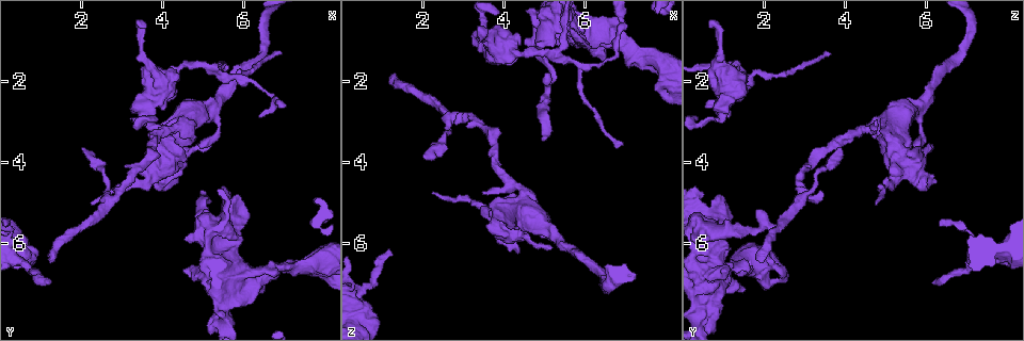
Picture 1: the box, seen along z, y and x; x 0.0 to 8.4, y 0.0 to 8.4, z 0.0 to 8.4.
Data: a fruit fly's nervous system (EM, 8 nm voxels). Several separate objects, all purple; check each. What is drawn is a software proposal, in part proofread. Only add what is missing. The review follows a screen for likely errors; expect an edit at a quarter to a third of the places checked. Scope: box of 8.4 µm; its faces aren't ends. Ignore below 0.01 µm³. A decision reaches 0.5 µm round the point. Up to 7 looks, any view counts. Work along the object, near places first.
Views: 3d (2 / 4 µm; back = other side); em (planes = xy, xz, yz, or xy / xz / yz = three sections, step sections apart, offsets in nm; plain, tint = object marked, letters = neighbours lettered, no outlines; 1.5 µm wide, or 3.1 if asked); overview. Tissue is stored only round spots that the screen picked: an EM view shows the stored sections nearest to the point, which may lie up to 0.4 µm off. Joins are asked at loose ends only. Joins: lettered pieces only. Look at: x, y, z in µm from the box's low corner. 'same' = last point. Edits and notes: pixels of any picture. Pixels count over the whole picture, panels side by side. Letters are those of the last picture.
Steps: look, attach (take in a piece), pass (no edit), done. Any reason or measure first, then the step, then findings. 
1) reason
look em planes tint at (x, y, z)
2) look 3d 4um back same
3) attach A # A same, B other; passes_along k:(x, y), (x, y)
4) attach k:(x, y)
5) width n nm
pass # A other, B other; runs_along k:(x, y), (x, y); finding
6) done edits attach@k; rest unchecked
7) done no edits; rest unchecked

an open end
look 3d 2um at (5.00, 4.75, 3.50)

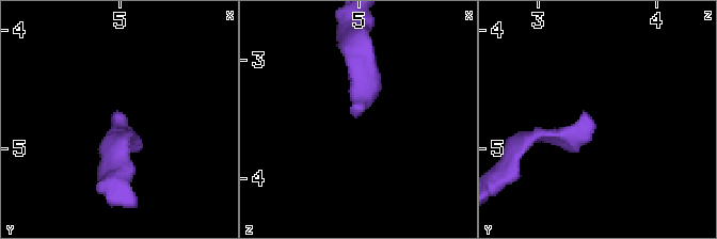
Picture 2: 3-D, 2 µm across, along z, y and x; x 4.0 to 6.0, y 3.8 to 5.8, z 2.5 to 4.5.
need the tissue
look em planes letters at (4.98, 4.78, 3.48)

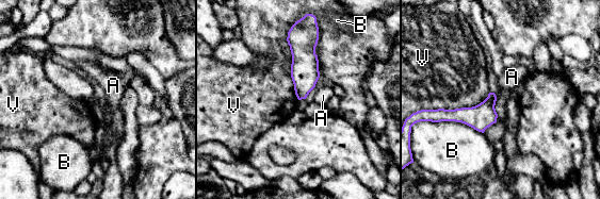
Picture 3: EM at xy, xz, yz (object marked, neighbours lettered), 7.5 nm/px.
width 130 nm
pass # A other, B other, V other; border 3:(489, 93), (471, 106), (431, 110); no lettered piece goes on from it

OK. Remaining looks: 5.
thick end
look em planes letters at (6.10, 5.30, 1.15)

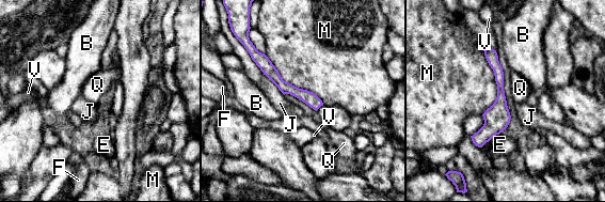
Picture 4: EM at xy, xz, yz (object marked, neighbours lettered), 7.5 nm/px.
pass # B other, E other, F other, J other, M other, Q other, V other; no lettered piece goes on from it

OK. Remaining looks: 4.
tapers out
look 3d 4um back at (6.95, 2.60, 0.65)

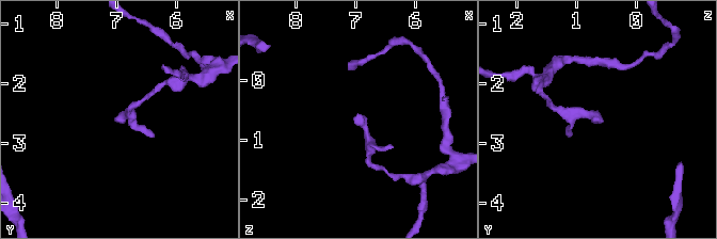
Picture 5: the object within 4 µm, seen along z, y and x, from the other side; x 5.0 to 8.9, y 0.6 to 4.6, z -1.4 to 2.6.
now the EM
look em yz step 4 letters at (6.95, 2.65, 0.55)

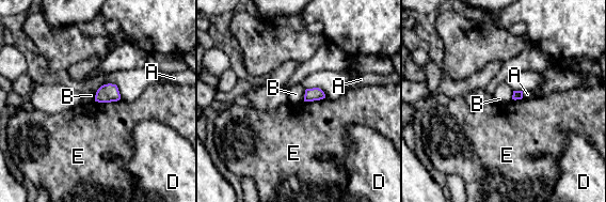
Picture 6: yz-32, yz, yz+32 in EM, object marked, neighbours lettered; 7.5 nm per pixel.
look em planes letters same

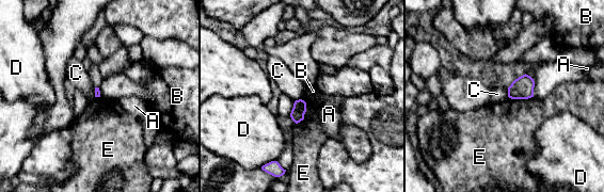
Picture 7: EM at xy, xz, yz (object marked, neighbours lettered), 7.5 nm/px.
pass # A other, B other, C other, D other, E other; border 7:(301, 98), (305, 113), (297, 123); no lettered piece goes on from it

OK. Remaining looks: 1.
done no edits; rest unchecked

